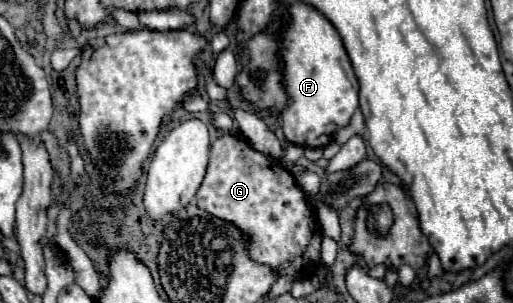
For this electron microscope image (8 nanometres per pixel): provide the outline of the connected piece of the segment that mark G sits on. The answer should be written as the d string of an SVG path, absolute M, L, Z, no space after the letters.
M224 134L212 144L208 170L196 200L200 208L236 224L250 236L252 260L296 278L312 274L308 268L320 258L322 234L308 210L306 194L278 160L252 150L244 138Z

